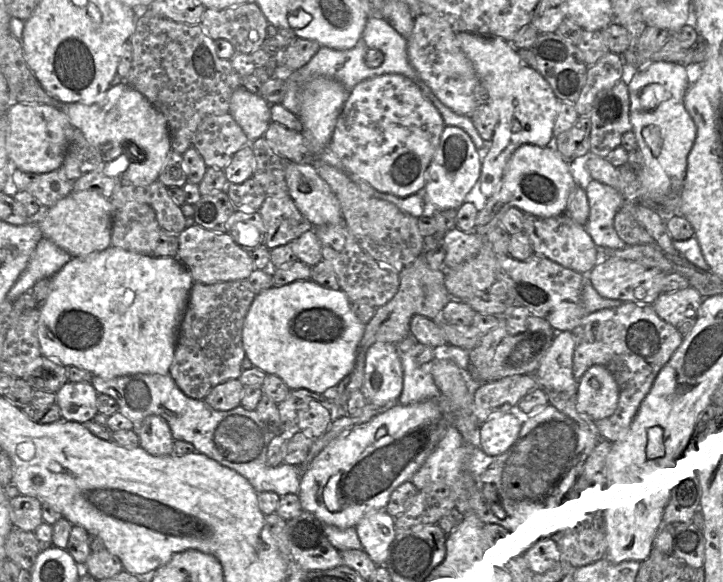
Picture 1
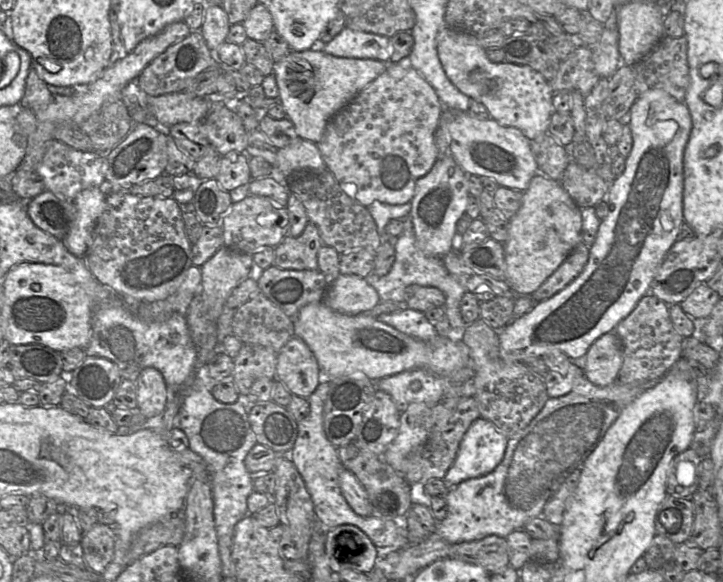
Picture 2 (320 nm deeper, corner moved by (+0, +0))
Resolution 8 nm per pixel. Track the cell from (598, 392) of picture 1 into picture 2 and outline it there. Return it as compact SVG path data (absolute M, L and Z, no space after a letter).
M609 332L588 349L583 374L595 386L606 387L618 380L622 363L622 343L614 332Z

